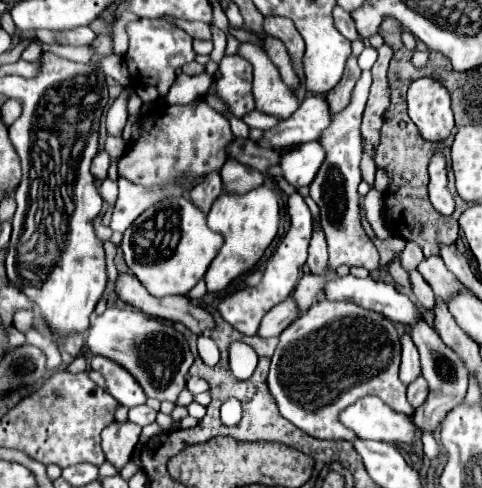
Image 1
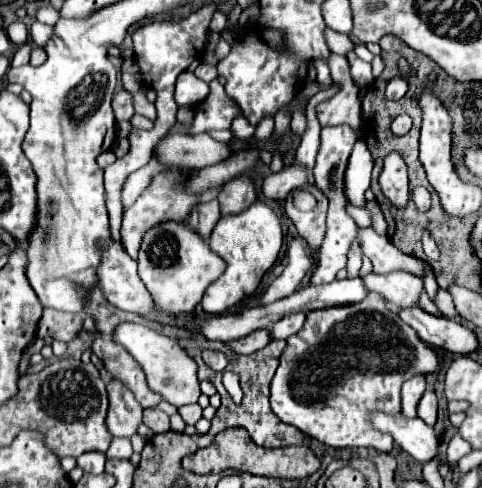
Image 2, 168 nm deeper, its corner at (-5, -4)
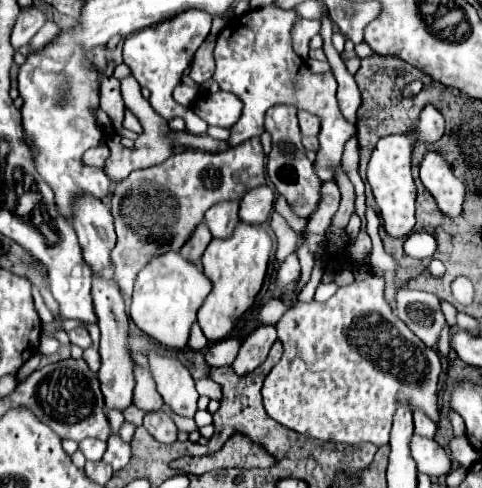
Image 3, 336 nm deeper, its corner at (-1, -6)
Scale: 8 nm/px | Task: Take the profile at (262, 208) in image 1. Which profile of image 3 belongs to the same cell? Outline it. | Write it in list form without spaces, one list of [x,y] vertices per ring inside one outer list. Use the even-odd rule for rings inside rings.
[[[239,222],[231,238],[213,238],[203,254],[203,274],[213,282],[213,290],[197,314],[197,322],[207,340],[217,342],[229,338],[237,320],[253,306],[255,296],[263,286],[267,262],[271,254],[271,238],[261,226],[249,226]]]

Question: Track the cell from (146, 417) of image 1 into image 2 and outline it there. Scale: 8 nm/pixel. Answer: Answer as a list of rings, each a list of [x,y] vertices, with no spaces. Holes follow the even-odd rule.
[[[149,408],[149,410],[143,410],[143,424],[149,426],[155,434],[161,434],[169,430],[169,416],[159,408]]]

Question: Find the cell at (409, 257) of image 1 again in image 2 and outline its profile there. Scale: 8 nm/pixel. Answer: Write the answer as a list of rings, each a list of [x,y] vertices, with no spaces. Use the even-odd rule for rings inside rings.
[[[425,262],[425,274],[421,276],[421,280],[423,280],[423,286],[425,286],[425,290],[427,290],[427,294],[431,296],[431,300],[435,298],[435,292],[437,292],[437,280],[435,280],[435,274],[433,274],[433,268],[431,268],[431,264],[429,262]]]

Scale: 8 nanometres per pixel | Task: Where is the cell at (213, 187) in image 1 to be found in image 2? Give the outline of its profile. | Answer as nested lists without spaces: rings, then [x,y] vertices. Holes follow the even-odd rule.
[[[213,198],[209,202],[199,202],[189,212],[189,224],[193,224],[193,228],[197,228],[197,232],[201,232],[201,236],[205,240],[209,238],[209,234],[215,228],[219,218],[221,218],[221,208],[219,208],[217,198]]]

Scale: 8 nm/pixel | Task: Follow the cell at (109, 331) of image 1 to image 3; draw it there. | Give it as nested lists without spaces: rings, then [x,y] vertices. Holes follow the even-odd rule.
[[[147,352],[147,358],[163,402],[171,408],[171,412],[193,418],[197,412],[199,394],[189,370],[177,358],[167,354]]]

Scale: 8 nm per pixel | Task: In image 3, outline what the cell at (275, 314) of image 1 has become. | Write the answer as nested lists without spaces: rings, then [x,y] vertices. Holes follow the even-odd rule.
[[[225,338],[225,340],[219,340],[215,342],[213,346],[209,346],[205,350],[205,364],[211,368],[211,366],[229,366],[229,362],[233,362],[233,356],[237,356],[237,350],[239,350],[241,342],[235,340],[235,338]]]

